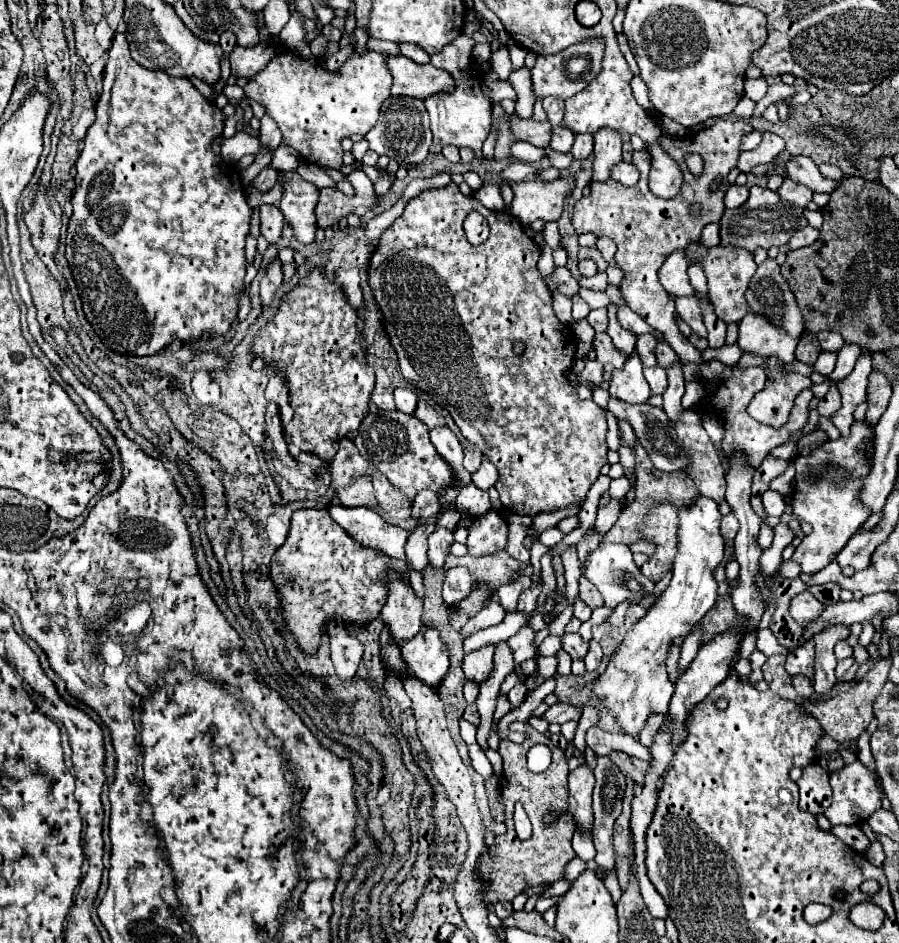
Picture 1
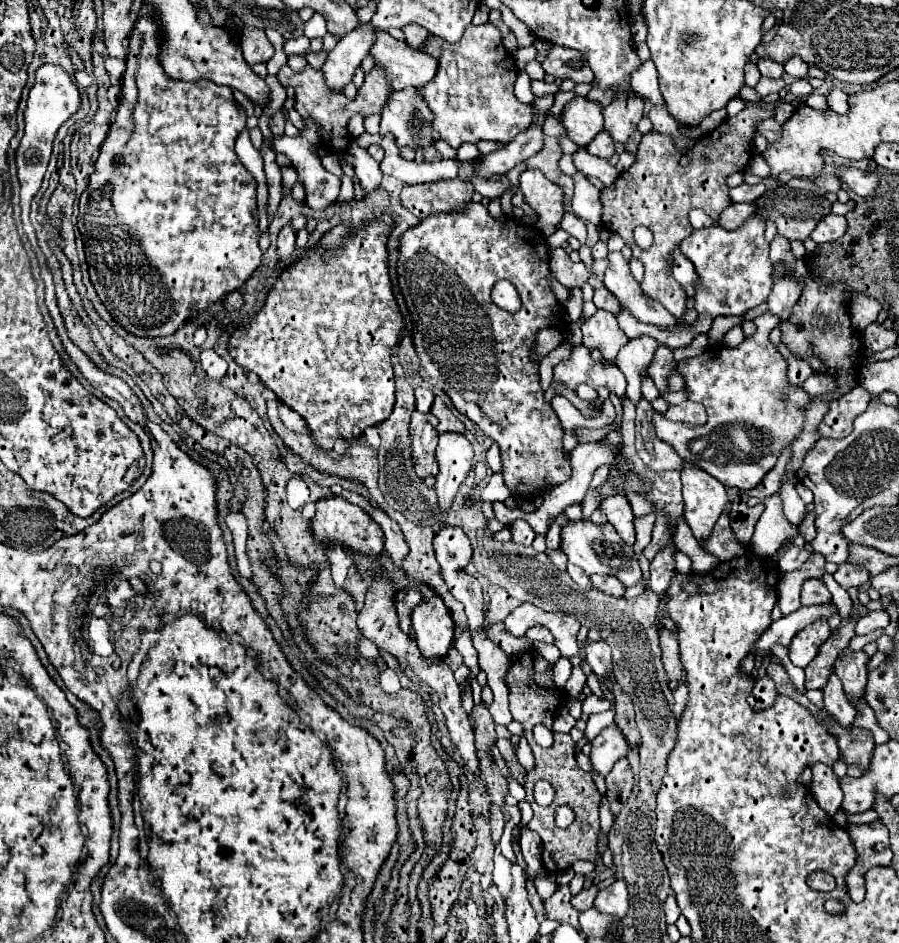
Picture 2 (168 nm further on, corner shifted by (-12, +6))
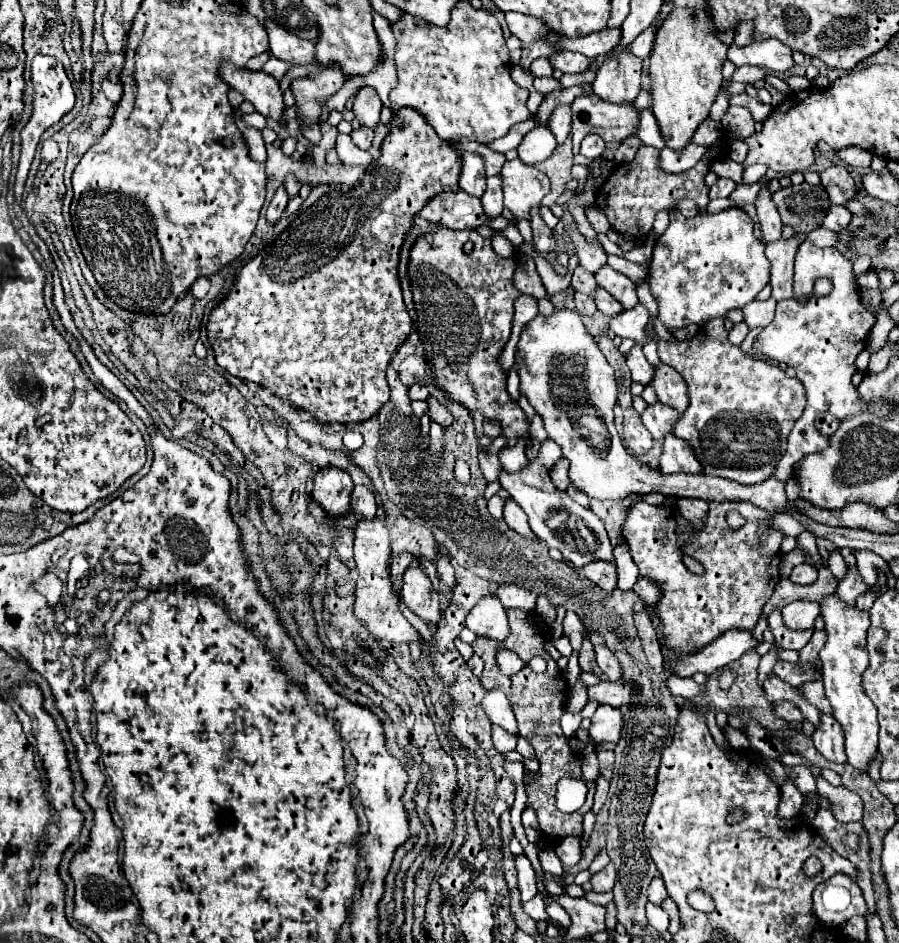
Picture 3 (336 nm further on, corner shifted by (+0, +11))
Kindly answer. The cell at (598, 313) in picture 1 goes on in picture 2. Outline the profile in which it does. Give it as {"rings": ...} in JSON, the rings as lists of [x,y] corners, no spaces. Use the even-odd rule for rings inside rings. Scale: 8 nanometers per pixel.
{"rings":[[[748,217],[746,223],[736,231],[726,231],[718,225],[704,227],[692,231],[688,239],[680,243],[680,251],[694,263],[700,283],[696,287],[696,311],[698,321],[688,327],[674,325],[672,329],[656,329],[656,325],[648,325],[638,321],[626,305],[620,305],[620,313],[616,315],[620,329],[630,337],[650,335],[658,343],[666,343],[672,351],[684,349],[692,343],[698,333],[706,333],[710,323],[718,315],[744,315],[746,311],[758,307],[766,301],[772,291],[772,263],[768,259],[768,243],[764,239],[764,221],[760,217]]]}

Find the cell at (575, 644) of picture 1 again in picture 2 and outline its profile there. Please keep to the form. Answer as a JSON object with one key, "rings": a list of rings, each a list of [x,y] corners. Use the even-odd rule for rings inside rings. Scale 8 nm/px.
{"rings":[[[584,641],[582,643],[584,651],[586,651],[586,661],[590,663],[592,671],[596,675],[606,675],[612,669],[612,655],[610,655],[610,647],[606,641]]]}

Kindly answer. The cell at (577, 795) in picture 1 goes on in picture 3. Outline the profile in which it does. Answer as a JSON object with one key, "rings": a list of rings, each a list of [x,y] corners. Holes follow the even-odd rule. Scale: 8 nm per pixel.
{"rings":[[[608,704],[598,706],[596,714],[592,716],[590,736],[598,744],[608,744],[608,742],[616,744],[620,740],[620,730],[622,730],[622,712]]]}

